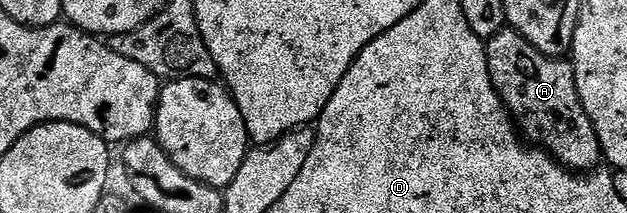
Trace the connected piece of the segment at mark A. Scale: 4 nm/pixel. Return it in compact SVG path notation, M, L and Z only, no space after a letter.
M512 28L501 29L493 38L488 39L485 51L493 87L504 102L509 117L513 119L518 131L530 143L548 150L549 155L570 172L592 172L598 169L603 162L599 136L583 108L581 97L577 94L572 61L565 58L548 58Z

